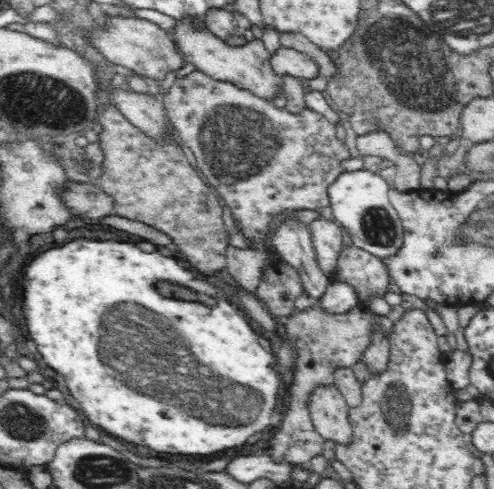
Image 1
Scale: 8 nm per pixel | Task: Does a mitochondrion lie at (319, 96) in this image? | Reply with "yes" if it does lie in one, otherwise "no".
no

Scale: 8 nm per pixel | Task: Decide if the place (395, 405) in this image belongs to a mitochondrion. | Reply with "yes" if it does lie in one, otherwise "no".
yes

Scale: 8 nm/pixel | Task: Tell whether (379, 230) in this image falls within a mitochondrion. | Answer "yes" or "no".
yes

